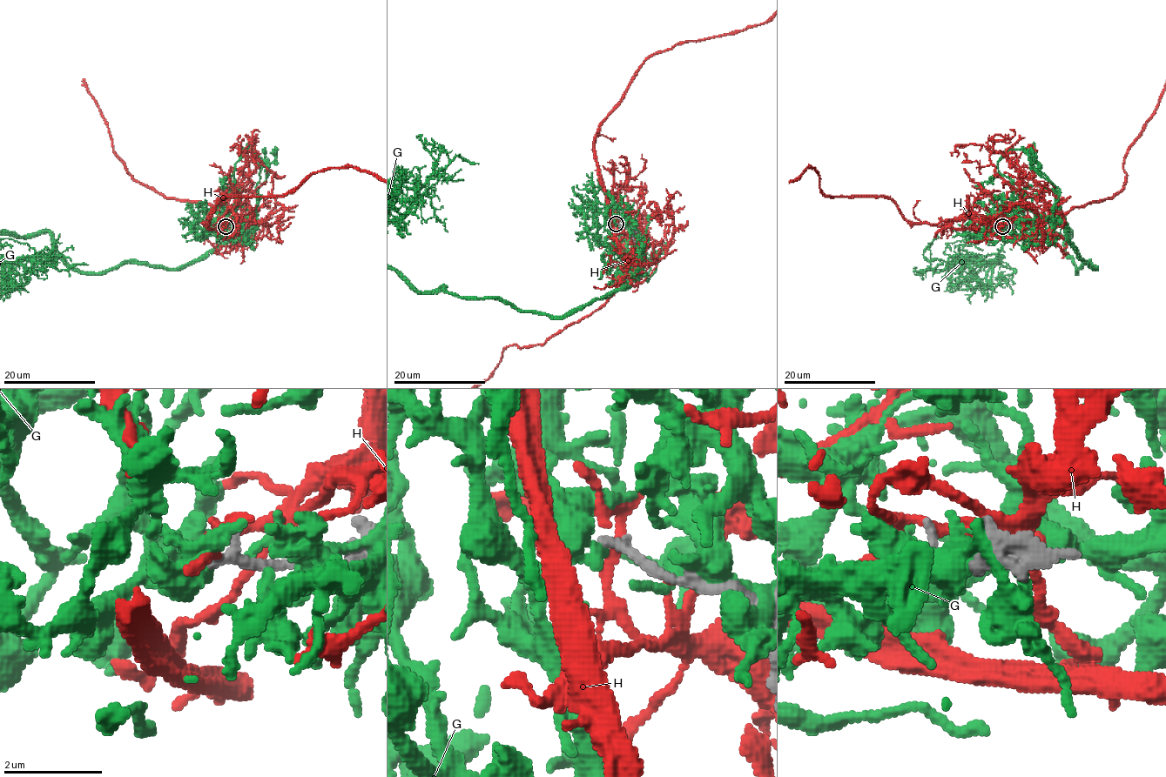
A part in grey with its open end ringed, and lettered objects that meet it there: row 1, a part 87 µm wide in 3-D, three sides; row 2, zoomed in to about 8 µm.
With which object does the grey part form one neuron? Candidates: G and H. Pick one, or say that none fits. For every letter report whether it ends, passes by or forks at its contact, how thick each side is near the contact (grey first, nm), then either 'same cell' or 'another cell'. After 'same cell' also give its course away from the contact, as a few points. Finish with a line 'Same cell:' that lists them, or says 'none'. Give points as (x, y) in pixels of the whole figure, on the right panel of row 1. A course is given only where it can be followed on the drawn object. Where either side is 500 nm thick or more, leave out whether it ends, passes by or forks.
G: it ends; calibres 240 and 440 nm; another cell
H: it passes by; calibres 240 and 200 nm; another cell
Same cell: none

